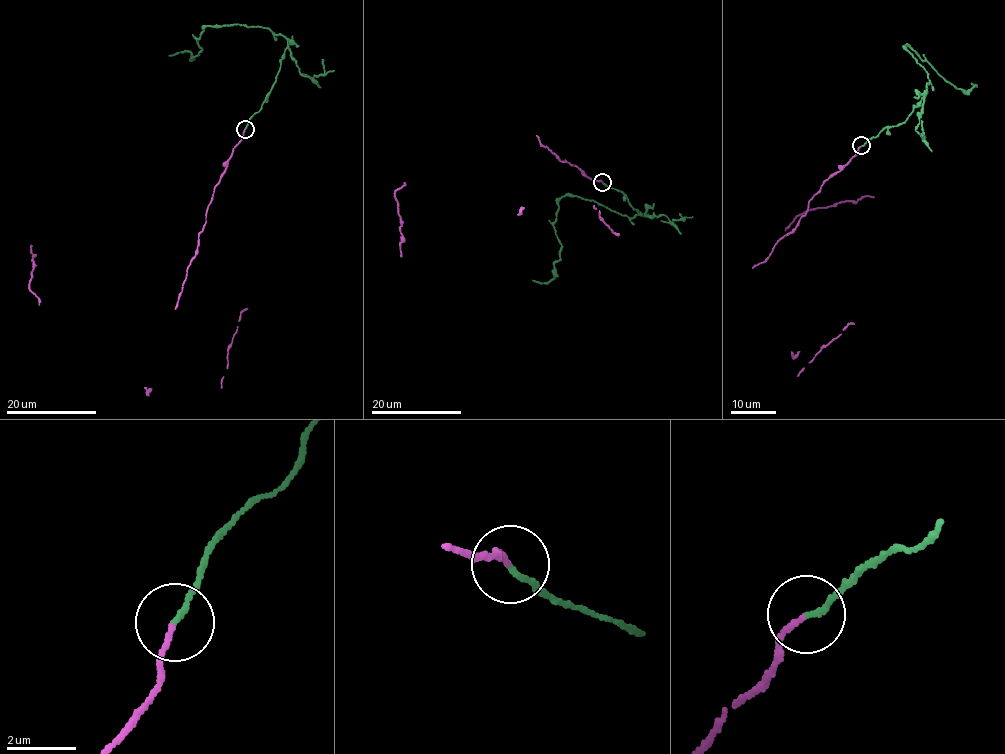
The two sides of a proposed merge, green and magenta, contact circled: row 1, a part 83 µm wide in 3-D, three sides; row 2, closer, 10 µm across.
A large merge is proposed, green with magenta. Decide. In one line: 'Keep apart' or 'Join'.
Keep apart

